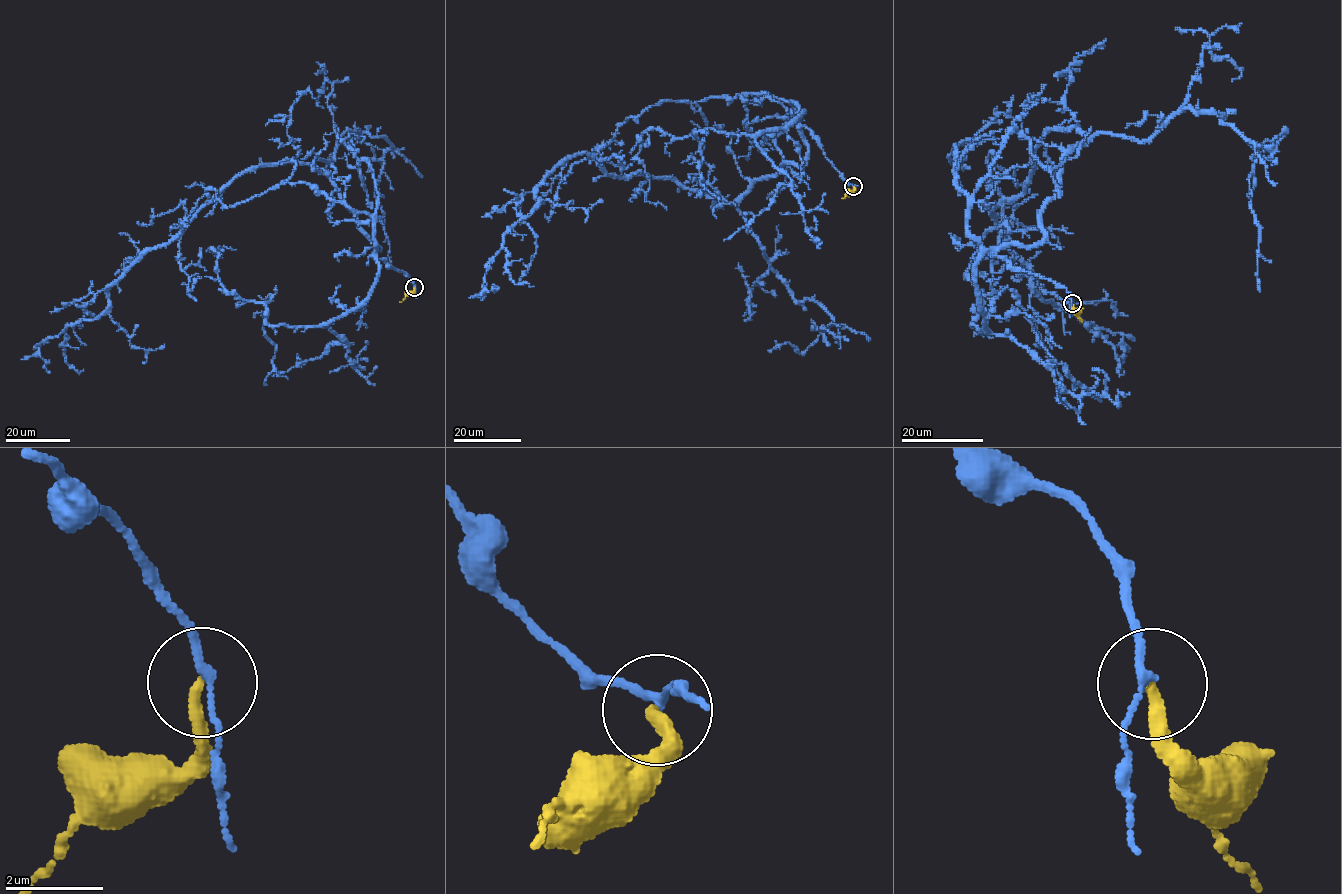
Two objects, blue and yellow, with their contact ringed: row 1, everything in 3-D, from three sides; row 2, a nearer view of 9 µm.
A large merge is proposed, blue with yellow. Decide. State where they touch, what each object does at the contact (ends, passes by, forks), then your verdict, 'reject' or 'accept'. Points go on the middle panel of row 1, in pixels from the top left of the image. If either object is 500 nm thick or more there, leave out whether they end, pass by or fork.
at (853, 186); blue passes by; yellow ends there; reject

